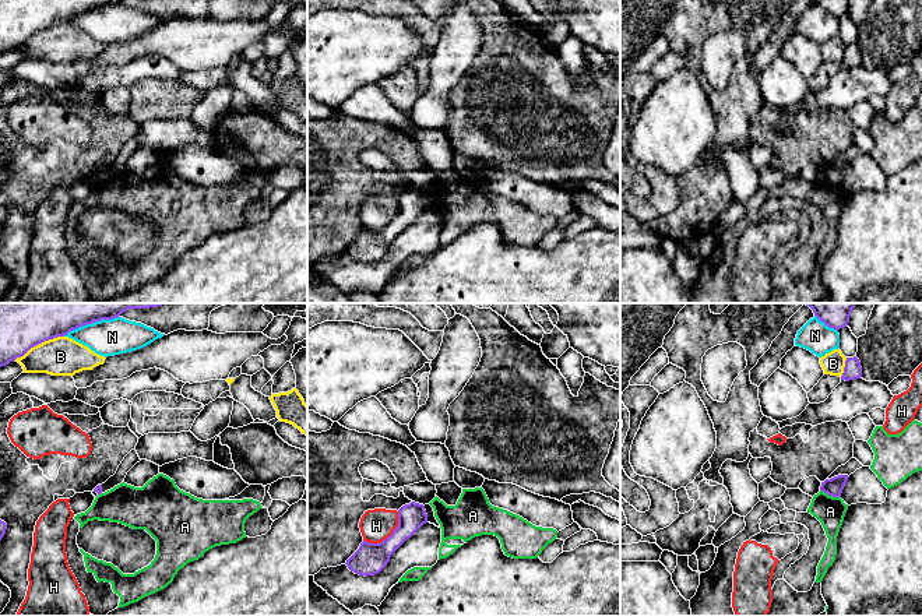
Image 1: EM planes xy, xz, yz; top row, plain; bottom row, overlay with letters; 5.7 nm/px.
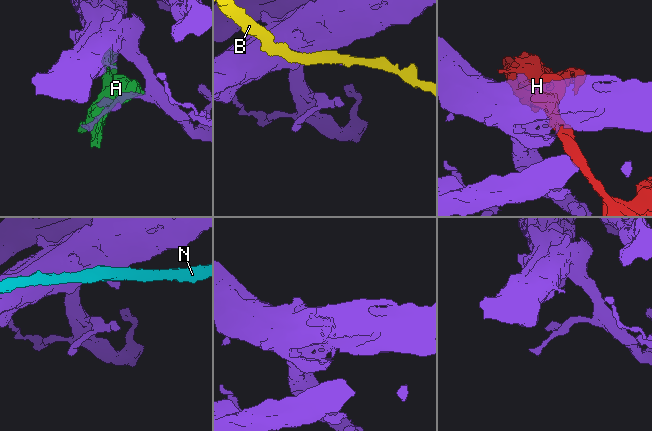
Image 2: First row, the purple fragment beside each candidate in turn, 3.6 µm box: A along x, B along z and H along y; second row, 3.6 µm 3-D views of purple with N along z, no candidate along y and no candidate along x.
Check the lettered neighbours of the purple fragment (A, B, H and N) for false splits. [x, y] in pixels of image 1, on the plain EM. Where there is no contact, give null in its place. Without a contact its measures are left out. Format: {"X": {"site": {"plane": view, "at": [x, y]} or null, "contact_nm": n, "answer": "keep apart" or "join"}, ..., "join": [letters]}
{"A": {"site": {"plane": "yz", "at": [830, 182]}, "contact_nm": 130, "answer": "keep apart"}, "B": {"site": {"plane": "xy", "at": [38, 31]}, "contact_nm": 320, "answer": "keep apart"}, "H": {"site": {"plane": "xz", "at": [389, 224]}, "contact_nm": 260, "answer": "keep apart"}, "N": {"site": {"plane": "xy", "at": [90, 10]}, "contact_nm": 340, "answer": "keep apart"}, "join": []}

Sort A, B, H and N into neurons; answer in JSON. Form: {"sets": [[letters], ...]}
{"sets": [["A"], ["B"], ["H"], ["N"]]}

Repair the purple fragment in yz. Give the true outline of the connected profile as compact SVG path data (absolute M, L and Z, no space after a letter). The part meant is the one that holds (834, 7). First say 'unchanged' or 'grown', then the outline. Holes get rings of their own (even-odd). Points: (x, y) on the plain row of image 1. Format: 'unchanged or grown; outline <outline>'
unchanged; outline M814 0L827 14L840 17L848 13L851 0Z

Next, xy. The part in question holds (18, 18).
unchanged; outline M0 0L0 54L31 35L122 0Z

